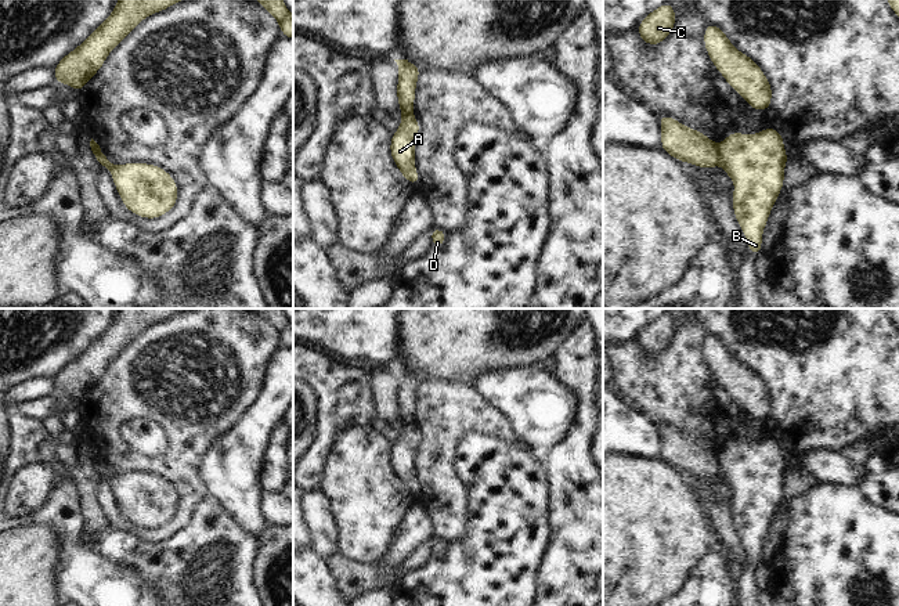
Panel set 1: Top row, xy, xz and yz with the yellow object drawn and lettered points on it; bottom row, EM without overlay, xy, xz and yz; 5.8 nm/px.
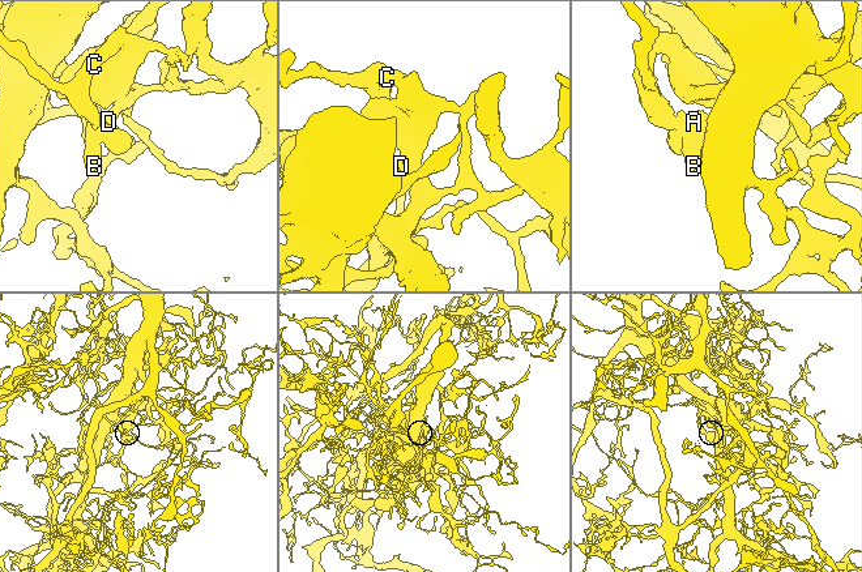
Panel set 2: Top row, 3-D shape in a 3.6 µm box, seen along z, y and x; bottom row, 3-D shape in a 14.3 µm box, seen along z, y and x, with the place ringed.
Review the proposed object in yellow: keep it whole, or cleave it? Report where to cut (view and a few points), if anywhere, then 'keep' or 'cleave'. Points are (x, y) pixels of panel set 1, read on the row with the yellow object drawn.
cut yz (718, 145), (719, 162); cleave

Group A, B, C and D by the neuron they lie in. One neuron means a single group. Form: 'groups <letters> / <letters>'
groups A B / C D

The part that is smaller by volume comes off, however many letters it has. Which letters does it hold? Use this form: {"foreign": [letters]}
{"foreign": ["A", "B"]}

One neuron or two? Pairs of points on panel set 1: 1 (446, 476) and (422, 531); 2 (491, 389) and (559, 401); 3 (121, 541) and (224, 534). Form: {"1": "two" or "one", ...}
{"1": "two", "2": "one", "3": "one"}

